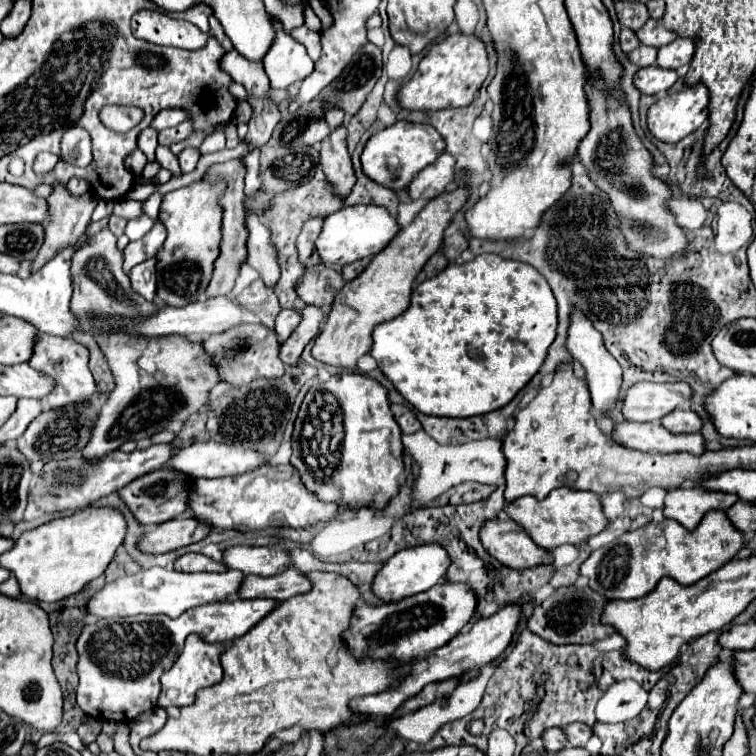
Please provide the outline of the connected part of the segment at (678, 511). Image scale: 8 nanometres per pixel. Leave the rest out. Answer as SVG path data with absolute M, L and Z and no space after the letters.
M675 488L667 492L665 498L665 516L677 520L687 530L693 530L705 512L709 510L727 510L739 500L737 494L711 492L703 488Z

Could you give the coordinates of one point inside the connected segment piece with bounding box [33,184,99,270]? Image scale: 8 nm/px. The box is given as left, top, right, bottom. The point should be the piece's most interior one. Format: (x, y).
(70, 215)

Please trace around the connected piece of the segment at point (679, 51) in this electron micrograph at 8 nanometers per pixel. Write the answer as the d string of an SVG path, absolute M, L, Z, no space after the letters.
M677 38L673 40L671 44L659 48L659 54L657 54L657 66L663 66L667 70L677 70L679 66L685 66L691 62L693 58L693 40L687 40L687 38Z

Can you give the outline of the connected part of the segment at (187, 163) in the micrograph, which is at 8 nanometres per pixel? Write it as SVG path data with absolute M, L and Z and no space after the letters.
M185 148L181 154L179 154L179 168L183 174L195 170L197 166L197 160L199 160L199 150L197 148Z

